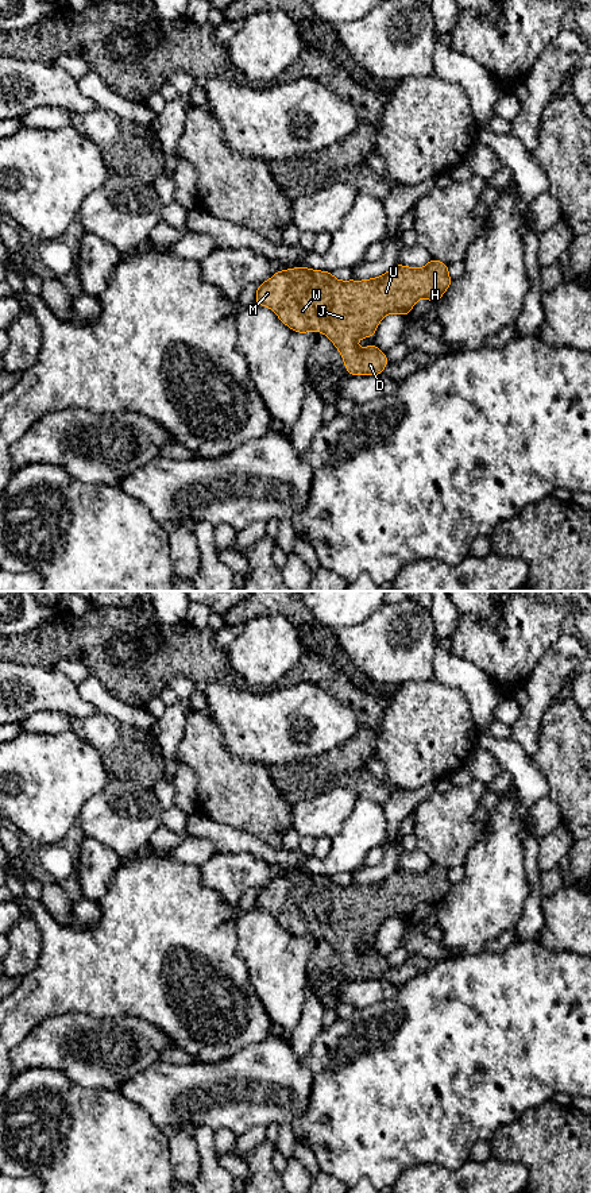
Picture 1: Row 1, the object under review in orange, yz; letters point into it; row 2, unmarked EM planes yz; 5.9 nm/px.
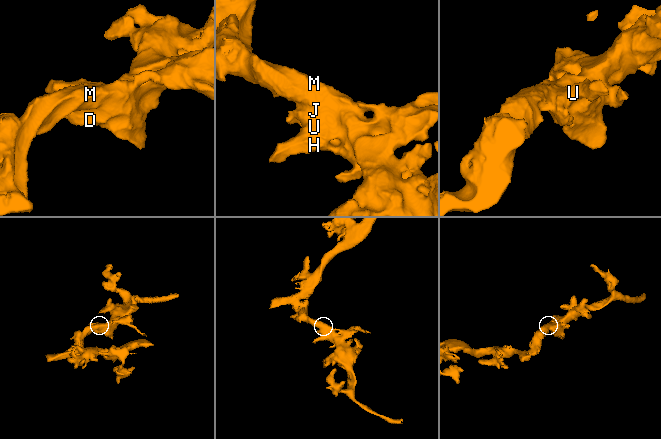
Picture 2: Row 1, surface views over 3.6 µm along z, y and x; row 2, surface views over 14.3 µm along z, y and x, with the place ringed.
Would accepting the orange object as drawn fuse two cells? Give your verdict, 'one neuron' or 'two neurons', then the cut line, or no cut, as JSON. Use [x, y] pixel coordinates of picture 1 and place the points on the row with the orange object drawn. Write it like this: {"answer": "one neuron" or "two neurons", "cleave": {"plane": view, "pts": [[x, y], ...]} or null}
{"answer": "one neuron", "cleave": null}

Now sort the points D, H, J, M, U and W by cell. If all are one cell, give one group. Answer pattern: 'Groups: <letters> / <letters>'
Groups: D H J M U W

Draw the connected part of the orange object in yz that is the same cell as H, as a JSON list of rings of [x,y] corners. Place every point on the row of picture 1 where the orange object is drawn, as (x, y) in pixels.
[[[432,258],[422,269],[395,265],[386,274],[364,281],[337,281],[329,271],[294,267],[277,271],[258,285],[255,304],[271,308],[297,333],[317,331],[327,335],[341,354],[348,375],[382,375],[389,364],[386,354],[375,344],[360,350],[356,341],[375,336],[381,320],[387,314],[401,313],[409,317],[420,298],[439,302],[451,283],[448,265]]]

